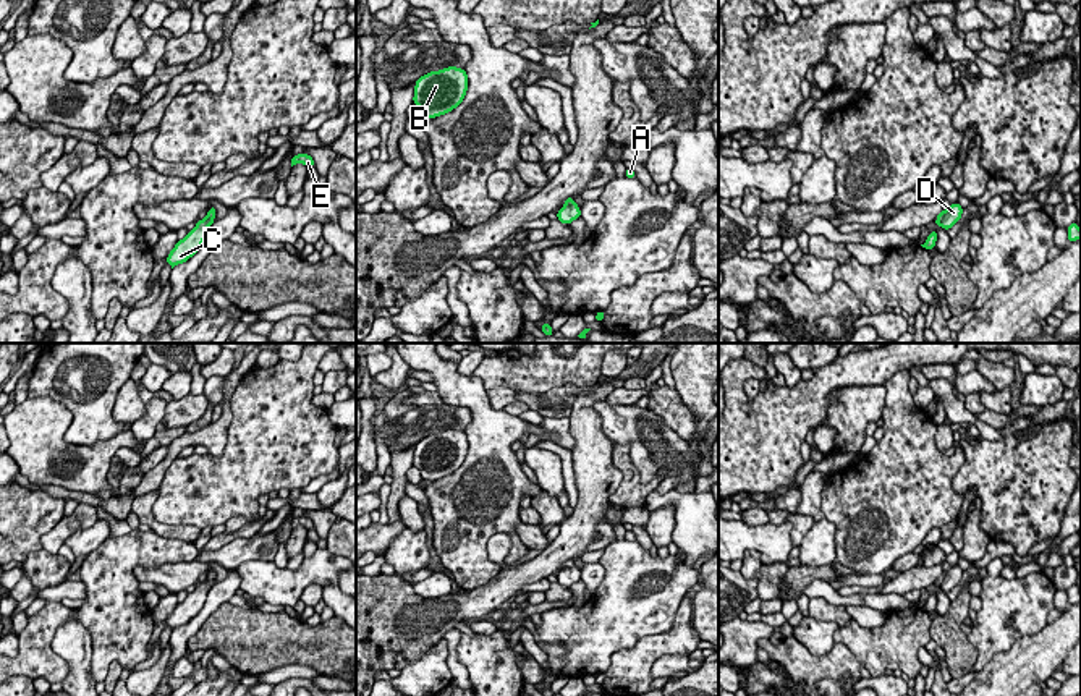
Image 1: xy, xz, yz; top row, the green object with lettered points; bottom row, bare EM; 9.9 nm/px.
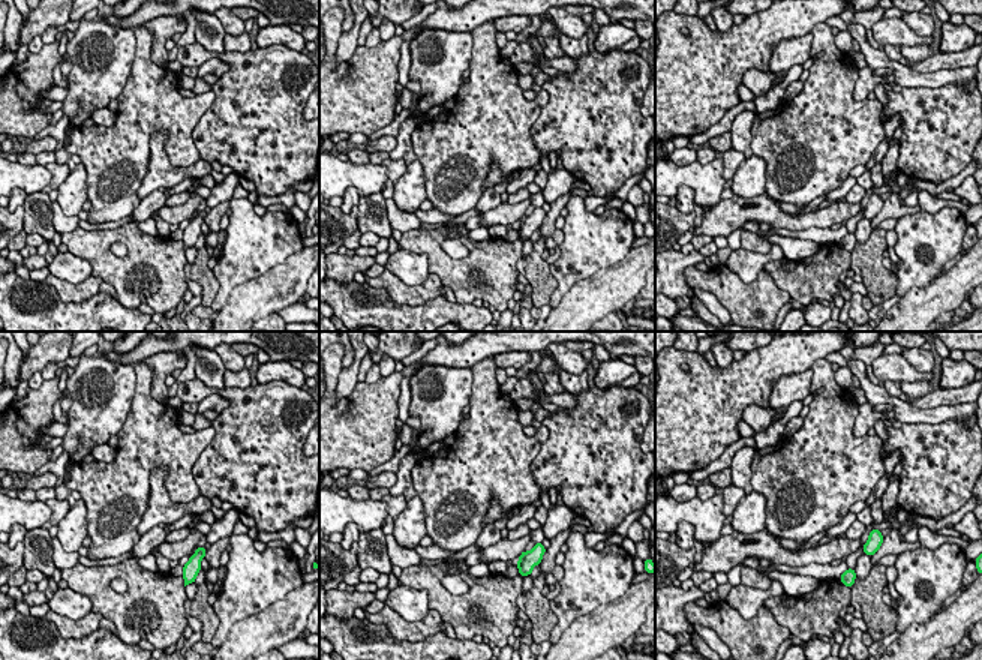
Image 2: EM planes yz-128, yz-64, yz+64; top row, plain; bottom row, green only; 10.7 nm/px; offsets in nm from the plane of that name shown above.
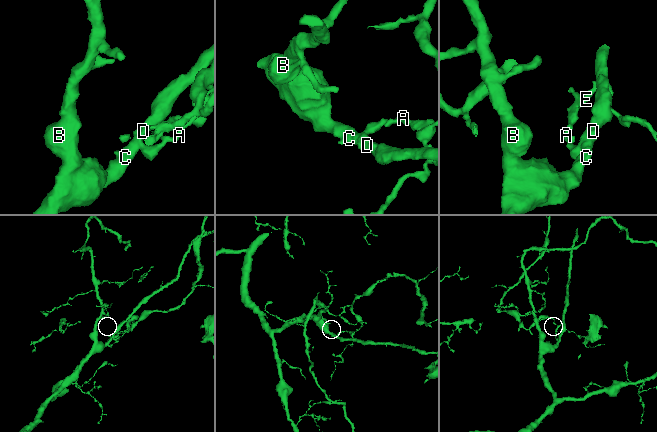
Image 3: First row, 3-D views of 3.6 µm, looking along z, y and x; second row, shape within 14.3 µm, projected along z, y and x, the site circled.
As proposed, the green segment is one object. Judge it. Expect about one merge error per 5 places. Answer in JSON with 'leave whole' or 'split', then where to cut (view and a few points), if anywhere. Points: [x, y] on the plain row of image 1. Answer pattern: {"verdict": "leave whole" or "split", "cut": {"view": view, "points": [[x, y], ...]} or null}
{"verdict": "split", "cut": {"view": "yz", "points": [[947, 573], [939, 586]]}}

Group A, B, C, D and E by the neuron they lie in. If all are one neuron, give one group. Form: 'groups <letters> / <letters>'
groups A E / B C D

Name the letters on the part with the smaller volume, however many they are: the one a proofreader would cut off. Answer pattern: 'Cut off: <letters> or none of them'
Cut off: A, E

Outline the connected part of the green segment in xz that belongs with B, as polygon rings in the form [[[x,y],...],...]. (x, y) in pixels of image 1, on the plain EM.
[[[447,429],[421,439],[414,447],[413,466],[422,479],[437,481],[456,471],[468,453],[466,432]]]

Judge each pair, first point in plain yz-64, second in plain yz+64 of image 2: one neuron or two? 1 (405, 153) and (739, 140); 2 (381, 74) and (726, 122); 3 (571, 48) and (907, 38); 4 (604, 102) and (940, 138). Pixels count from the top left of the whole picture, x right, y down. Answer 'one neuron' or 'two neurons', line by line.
1: one neuron
2: two neurons
3: two neurons
4: one neuron

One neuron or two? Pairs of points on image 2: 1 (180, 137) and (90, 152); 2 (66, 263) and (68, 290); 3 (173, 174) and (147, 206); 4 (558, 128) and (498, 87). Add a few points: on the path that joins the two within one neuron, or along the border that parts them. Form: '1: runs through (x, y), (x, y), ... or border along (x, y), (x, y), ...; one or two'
1: runs through (158, 123), (143, 123), (113, 152); one
2: border along (50, 272), (72, 284), (80, 284), (90, 276); two
3: border along (158, 188), (140, 201); two
4: border along (543, 87), (547, 104), (531, 128), (540, 150); two

